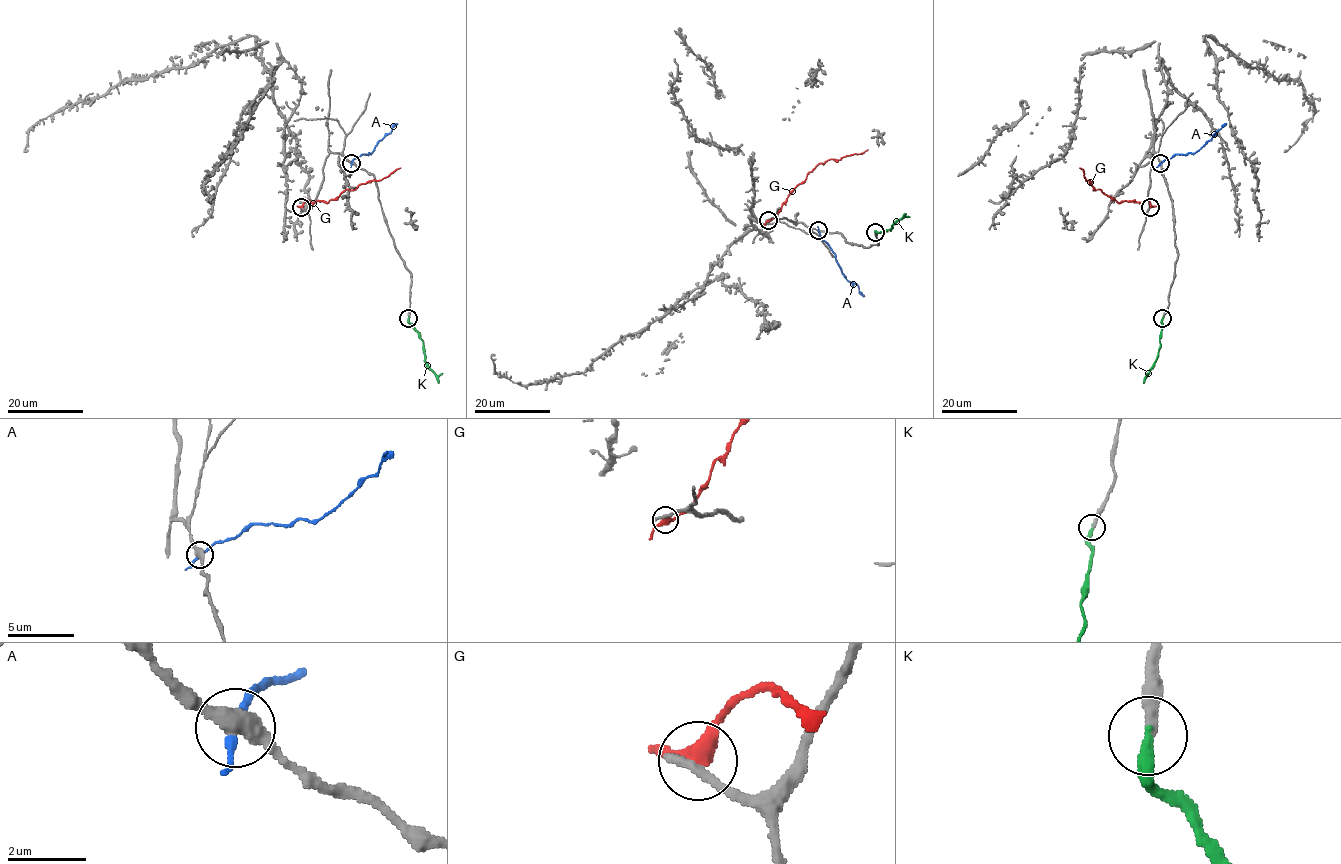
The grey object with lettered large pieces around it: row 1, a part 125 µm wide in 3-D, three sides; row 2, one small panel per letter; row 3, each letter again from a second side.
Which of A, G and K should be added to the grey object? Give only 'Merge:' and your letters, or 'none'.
Merge: K

